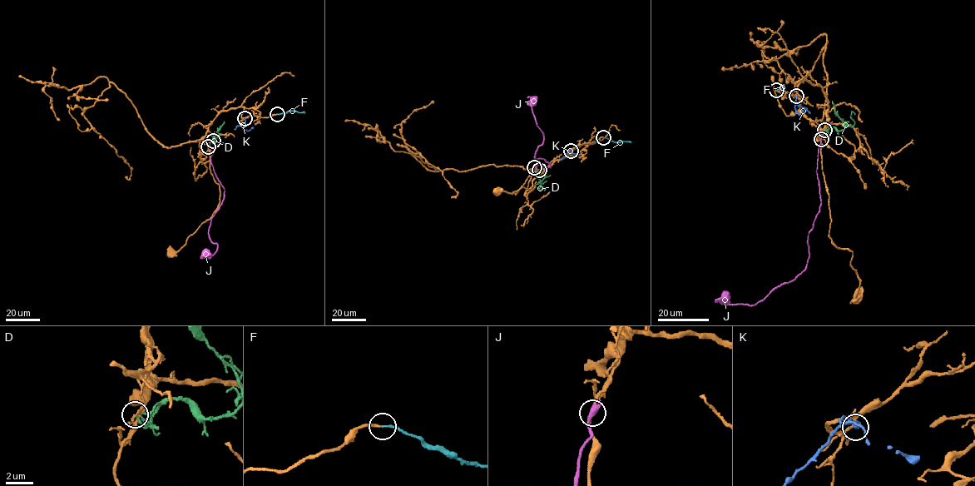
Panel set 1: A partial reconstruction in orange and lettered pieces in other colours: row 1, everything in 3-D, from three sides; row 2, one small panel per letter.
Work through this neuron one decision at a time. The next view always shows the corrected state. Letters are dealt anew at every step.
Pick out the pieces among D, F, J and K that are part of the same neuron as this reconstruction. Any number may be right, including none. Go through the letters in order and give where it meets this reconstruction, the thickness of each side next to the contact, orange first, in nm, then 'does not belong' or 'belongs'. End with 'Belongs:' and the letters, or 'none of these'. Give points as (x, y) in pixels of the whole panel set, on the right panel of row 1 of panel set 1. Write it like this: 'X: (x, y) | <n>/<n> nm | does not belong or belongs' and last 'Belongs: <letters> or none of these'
D: (824, 130) | 180/140 nm | does not belong
F: (776, 90) | 200/160 nm | belongs
J: (821, 139) | 220/550 nm | does not belong
K: (796, 96) | 170/240 nm | does not belong
Belongs: F

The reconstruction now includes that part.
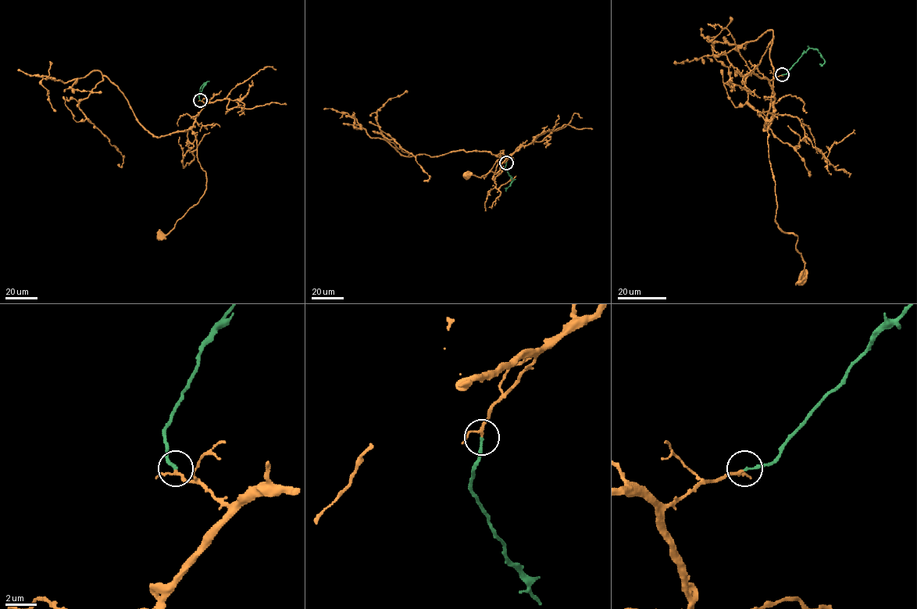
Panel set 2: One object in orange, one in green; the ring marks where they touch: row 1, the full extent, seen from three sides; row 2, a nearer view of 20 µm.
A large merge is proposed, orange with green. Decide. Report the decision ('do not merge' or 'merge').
merge

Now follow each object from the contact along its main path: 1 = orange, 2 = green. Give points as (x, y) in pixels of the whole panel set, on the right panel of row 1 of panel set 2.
1: (783, 74), (769, 83), (774, 100), (769, 162), (775, 221), (797, 237), (802, 279)
2: (783, 74), (810, 48), (820, 54), (824, 62), (819, 63)

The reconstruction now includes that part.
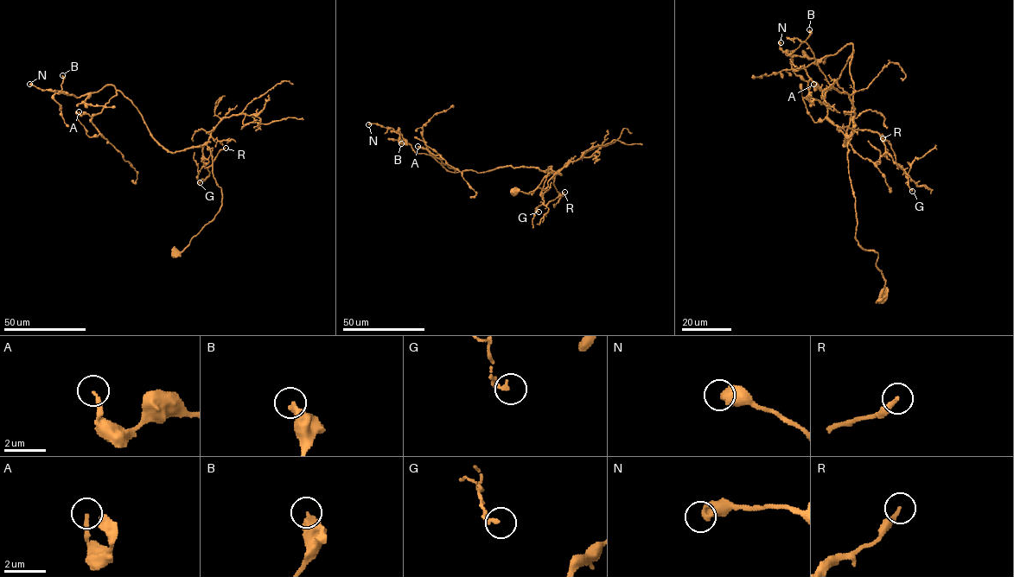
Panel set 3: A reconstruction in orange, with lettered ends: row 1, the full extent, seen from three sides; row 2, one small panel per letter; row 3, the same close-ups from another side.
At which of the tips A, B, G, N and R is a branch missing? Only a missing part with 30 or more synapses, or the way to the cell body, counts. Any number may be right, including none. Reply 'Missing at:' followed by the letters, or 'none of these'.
Missing at: none of these

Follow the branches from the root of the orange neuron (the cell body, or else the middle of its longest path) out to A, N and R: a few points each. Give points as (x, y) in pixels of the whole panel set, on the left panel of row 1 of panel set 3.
A: (175, 253), (221, 205), (210, 149), (203, 144), (168, 152), (119, 91), (100, 112), (79, 111)
N: (175, 253), (221, 205), (209, 148), (168, 152), (112, 85), (77, 98), (29, 84)
R: (175, 253), (181, 252), (220, 210), (221, 188), (213, 177), (209, 142), (202, 148), (206, 167), (226, 148)

